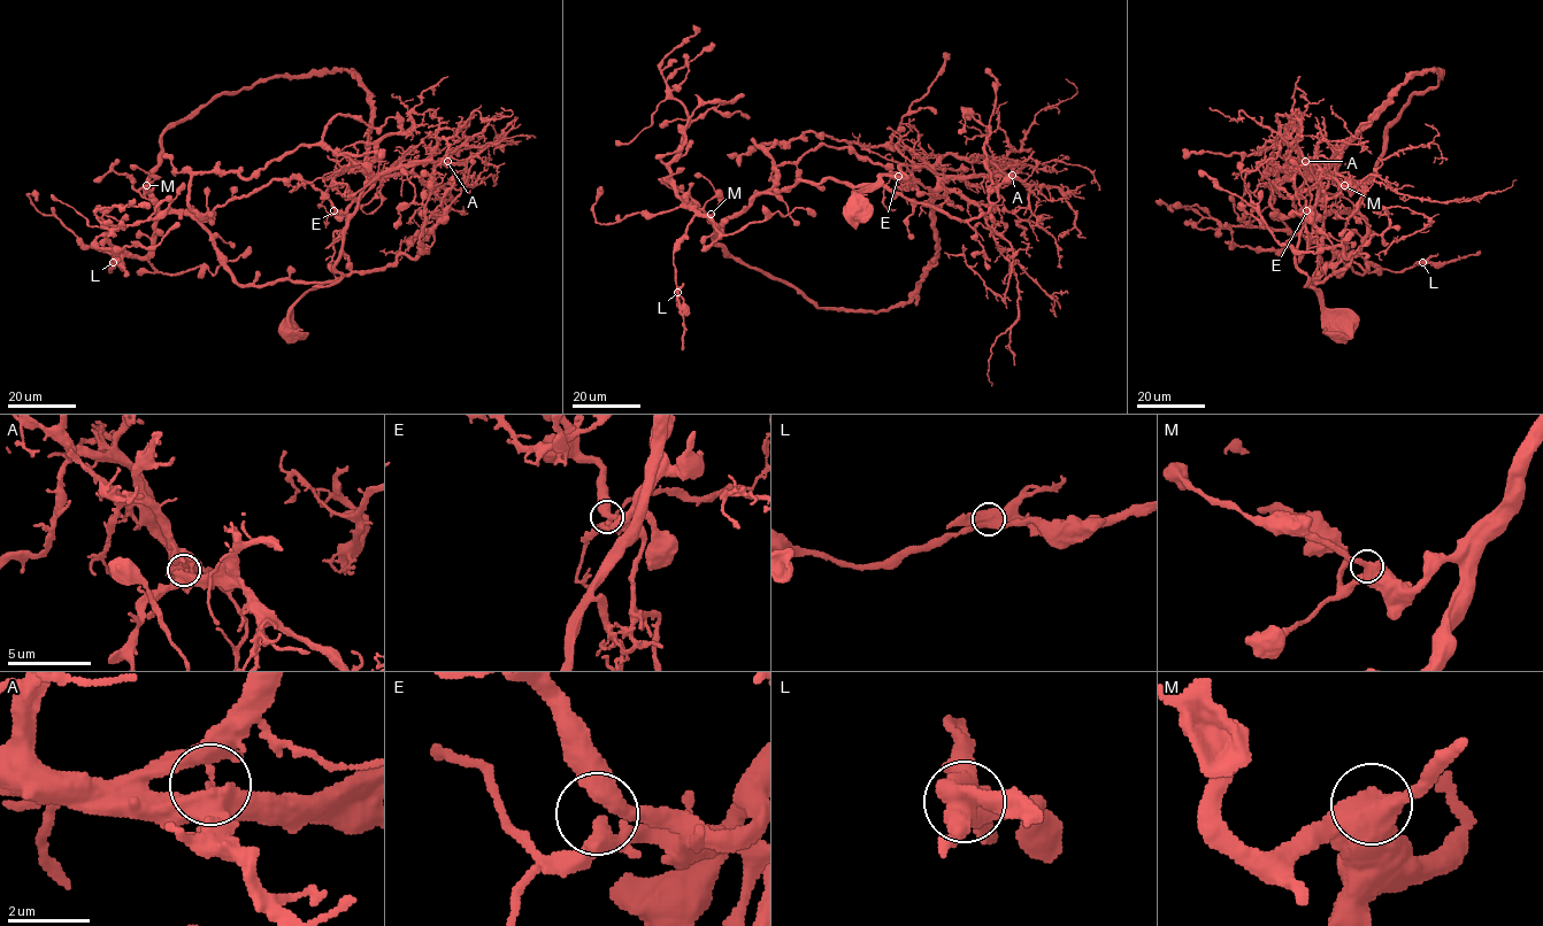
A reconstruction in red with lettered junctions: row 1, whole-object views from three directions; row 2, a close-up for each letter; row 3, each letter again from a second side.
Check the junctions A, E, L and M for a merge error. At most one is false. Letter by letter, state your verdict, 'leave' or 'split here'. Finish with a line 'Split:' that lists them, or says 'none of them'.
A: leave
E: leave
L: leave
M: leave
Split: none of them

